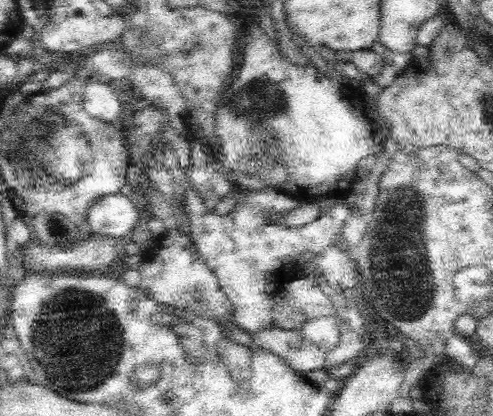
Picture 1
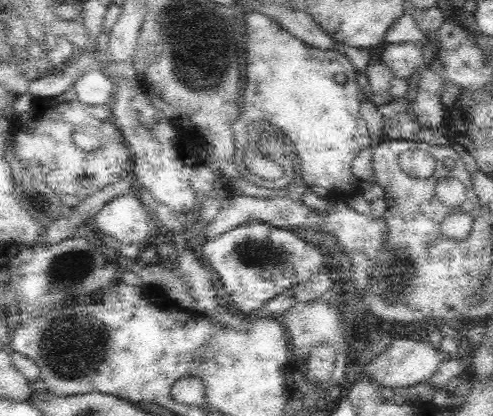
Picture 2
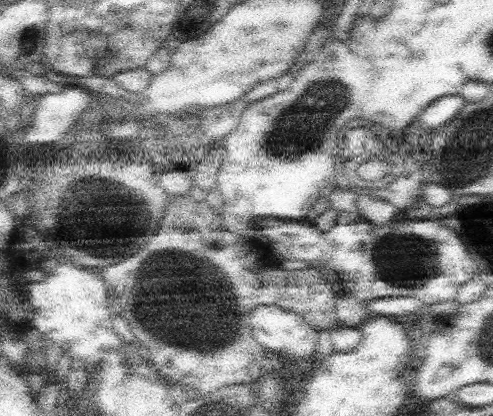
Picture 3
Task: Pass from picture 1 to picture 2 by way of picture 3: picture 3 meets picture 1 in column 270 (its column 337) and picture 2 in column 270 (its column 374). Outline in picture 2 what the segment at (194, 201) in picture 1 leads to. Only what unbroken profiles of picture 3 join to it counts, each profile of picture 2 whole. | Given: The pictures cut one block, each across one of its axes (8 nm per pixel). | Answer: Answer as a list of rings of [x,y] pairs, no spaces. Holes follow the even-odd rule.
[[[250,220],[238,228],[224,232],[218,238],[208,240],[202,246],[200,258],[220,274],[224,282],[222,292],[228,306],[244,316],[264,308],[272,298],[290,286],[316,276],[324,264],[322,248],[304,242],[290,230],[274,228],[262,220]]]

